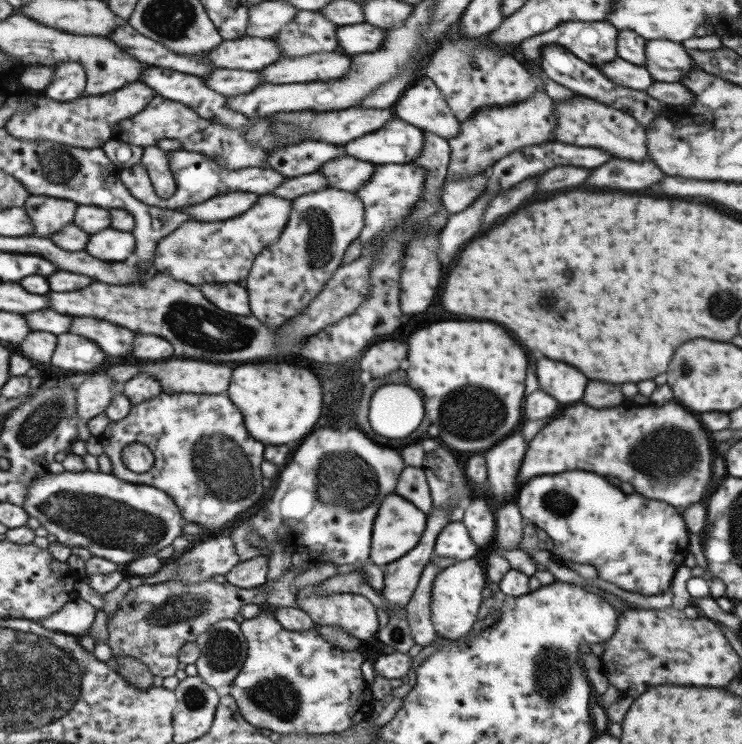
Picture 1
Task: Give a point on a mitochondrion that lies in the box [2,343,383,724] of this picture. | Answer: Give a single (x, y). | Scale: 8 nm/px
(114, 525)

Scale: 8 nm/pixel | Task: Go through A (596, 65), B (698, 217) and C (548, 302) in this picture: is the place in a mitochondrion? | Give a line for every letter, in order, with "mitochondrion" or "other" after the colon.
A: other
B: other
C: other

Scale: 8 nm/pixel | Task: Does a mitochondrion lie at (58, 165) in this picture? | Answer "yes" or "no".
yes

